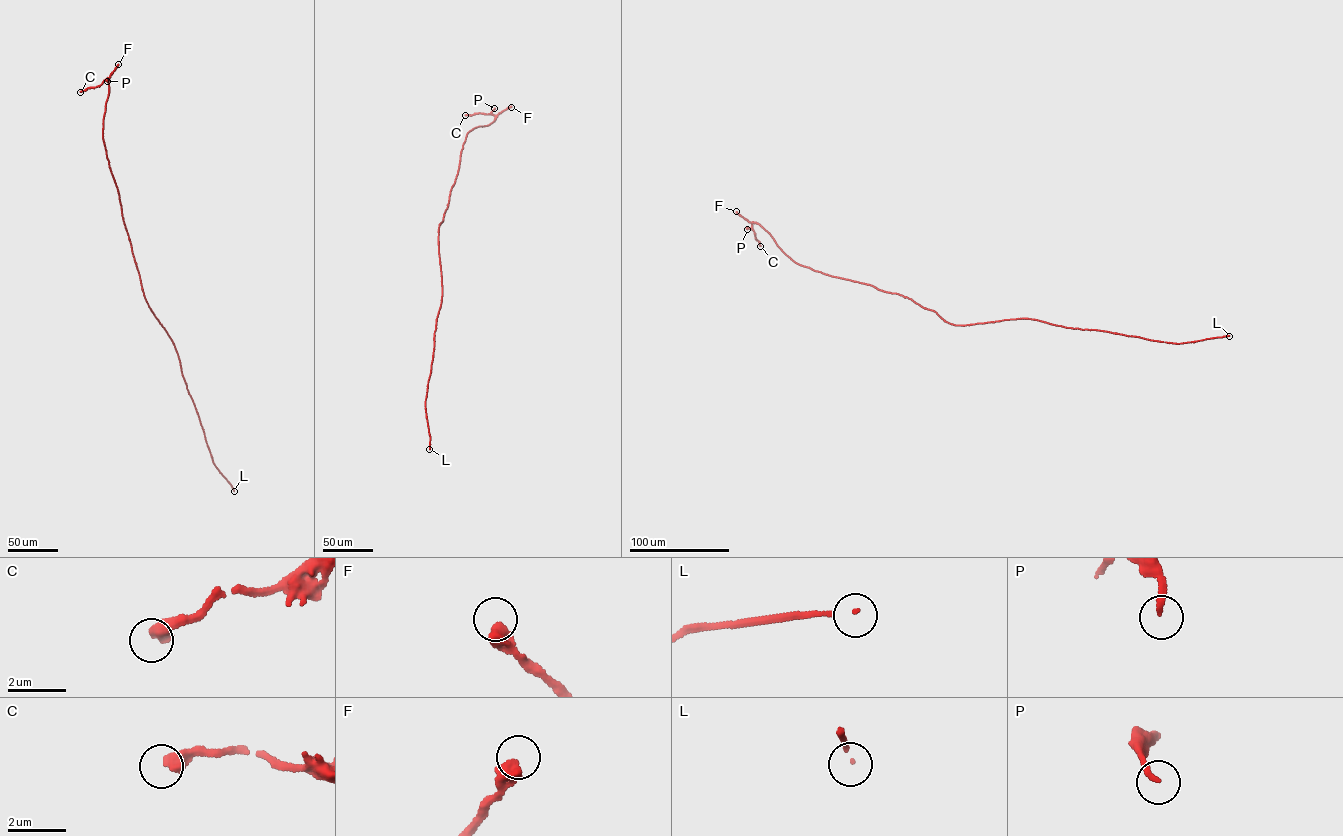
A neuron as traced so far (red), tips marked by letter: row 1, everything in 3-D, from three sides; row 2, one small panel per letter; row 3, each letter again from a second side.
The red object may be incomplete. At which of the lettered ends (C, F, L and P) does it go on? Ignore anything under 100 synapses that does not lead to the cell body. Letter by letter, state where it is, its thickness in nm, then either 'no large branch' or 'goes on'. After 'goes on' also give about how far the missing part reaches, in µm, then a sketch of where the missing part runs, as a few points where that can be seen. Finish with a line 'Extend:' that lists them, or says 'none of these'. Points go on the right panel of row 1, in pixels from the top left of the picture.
C: place (760, 246); calibre 480 nm; goes on; missing 70 µm
F: place (736, 211); calibre 500 nm; no large branch
L: place (1229, 336); calibre 80 nm; no large branch
P: place (747, 229); calibre 200 nm; no large branch
Extend: C

